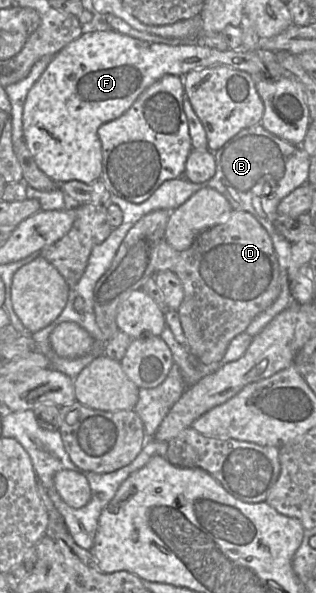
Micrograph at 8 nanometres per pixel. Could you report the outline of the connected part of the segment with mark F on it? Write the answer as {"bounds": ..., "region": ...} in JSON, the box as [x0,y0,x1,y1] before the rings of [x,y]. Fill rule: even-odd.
{"bounds":[22,29,295,185],"region":[[[113,29],[87,32],[60,50],[29,90],[22,115],[24,142],[38,168],[58,185],[68,181],[95,182],[102,172],[102,149],[97,134],[101,125],[123,115],[148,87],[165,75],[184,77],[191,71],[214,66],[227,66],[247,72],[255,81],[276,82],[295,77],[279,64],[275,52],[268,50],[244,51],[238,48],[218,51],[201,43],[150,43]]]}

